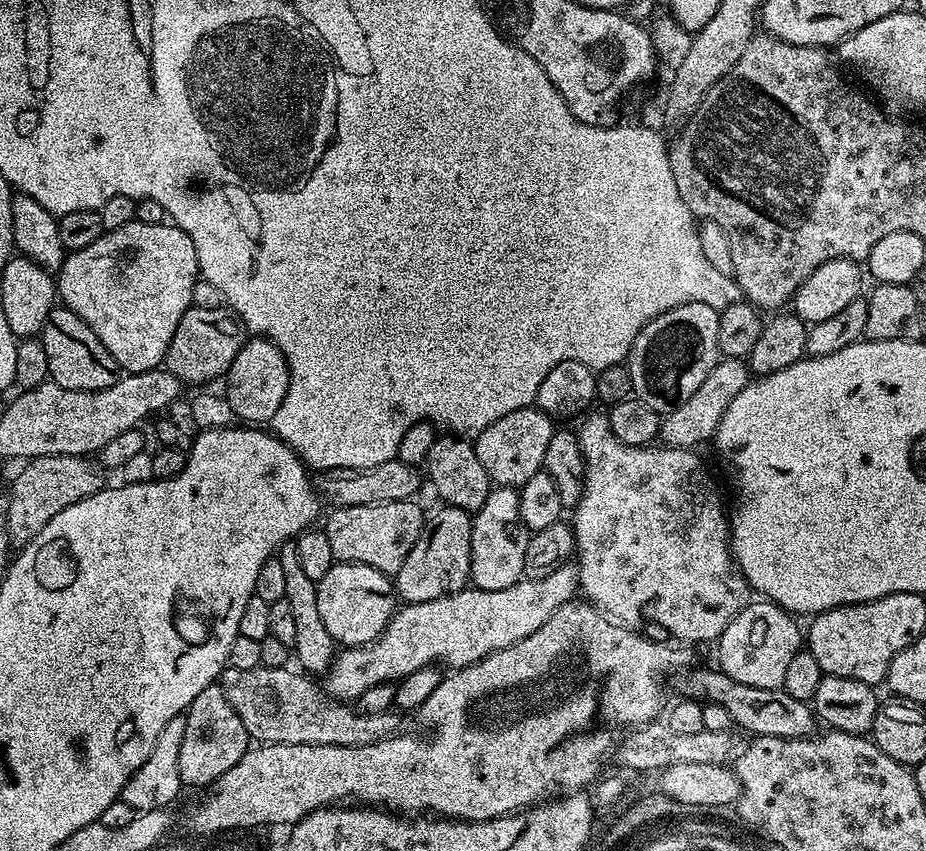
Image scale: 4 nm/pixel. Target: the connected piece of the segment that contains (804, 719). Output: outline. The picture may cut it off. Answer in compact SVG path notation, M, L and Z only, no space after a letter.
M692 666L679 677L680 688L689 700L699 700L701 704L721 704L726 706L733 725L741 733L749 732L749 737L769 736L770 738L802 738L817 731L818 721L811 703L790 698L783 688L763 688L745 686L743 682L734 682L725 672L712 668Z

